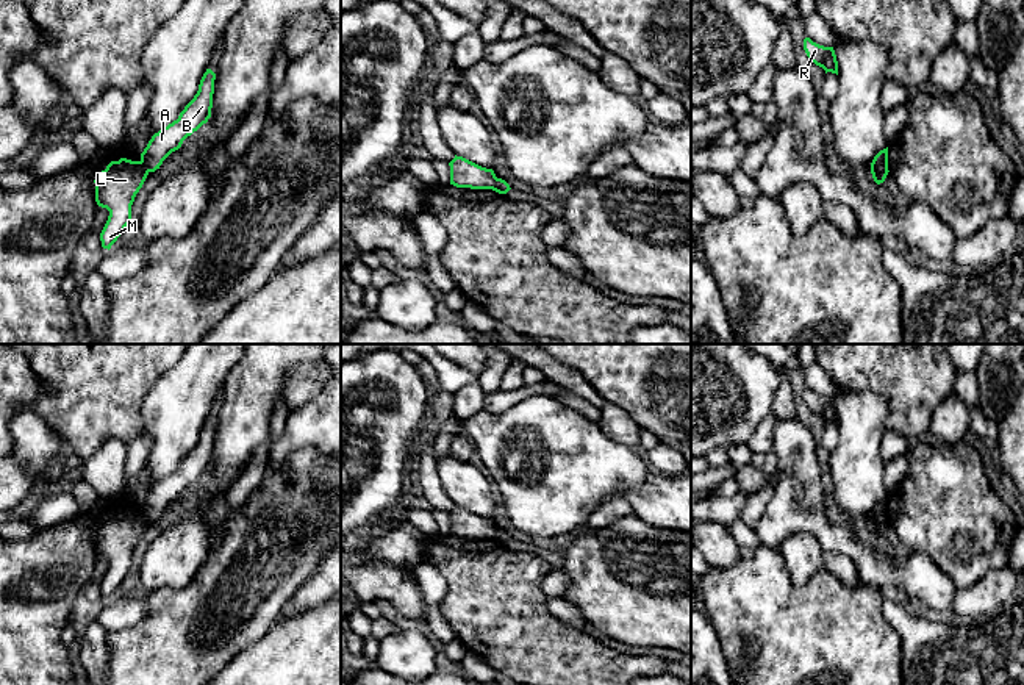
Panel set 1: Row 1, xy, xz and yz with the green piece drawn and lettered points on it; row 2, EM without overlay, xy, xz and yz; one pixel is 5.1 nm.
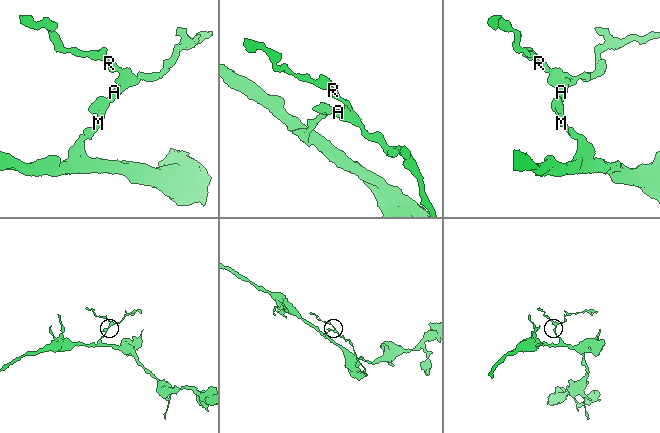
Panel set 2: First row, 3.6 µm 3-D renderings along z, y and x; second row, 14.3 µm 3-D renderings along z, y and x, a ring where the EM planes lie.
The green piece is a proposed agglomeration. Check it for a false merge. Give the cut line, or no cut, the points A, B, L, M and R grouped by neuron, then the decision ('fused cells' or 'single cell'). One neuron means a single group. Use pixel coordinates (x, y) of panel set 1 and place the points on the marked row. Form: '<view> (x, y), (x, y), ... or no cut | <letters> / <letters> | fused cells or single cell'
yz (873, 161), (887, 168) | A B R / L M | fused cells

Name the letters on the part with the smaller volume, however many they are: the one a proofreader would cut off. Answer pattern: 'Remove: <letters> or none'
Remove: A, B, R

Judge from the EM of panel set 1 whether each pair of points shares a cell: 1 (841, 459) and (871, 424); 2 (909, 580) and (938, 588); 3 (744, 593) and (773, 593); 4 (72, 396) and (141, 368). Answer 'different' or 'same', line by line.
1: same
2: same
3: same
4: same

